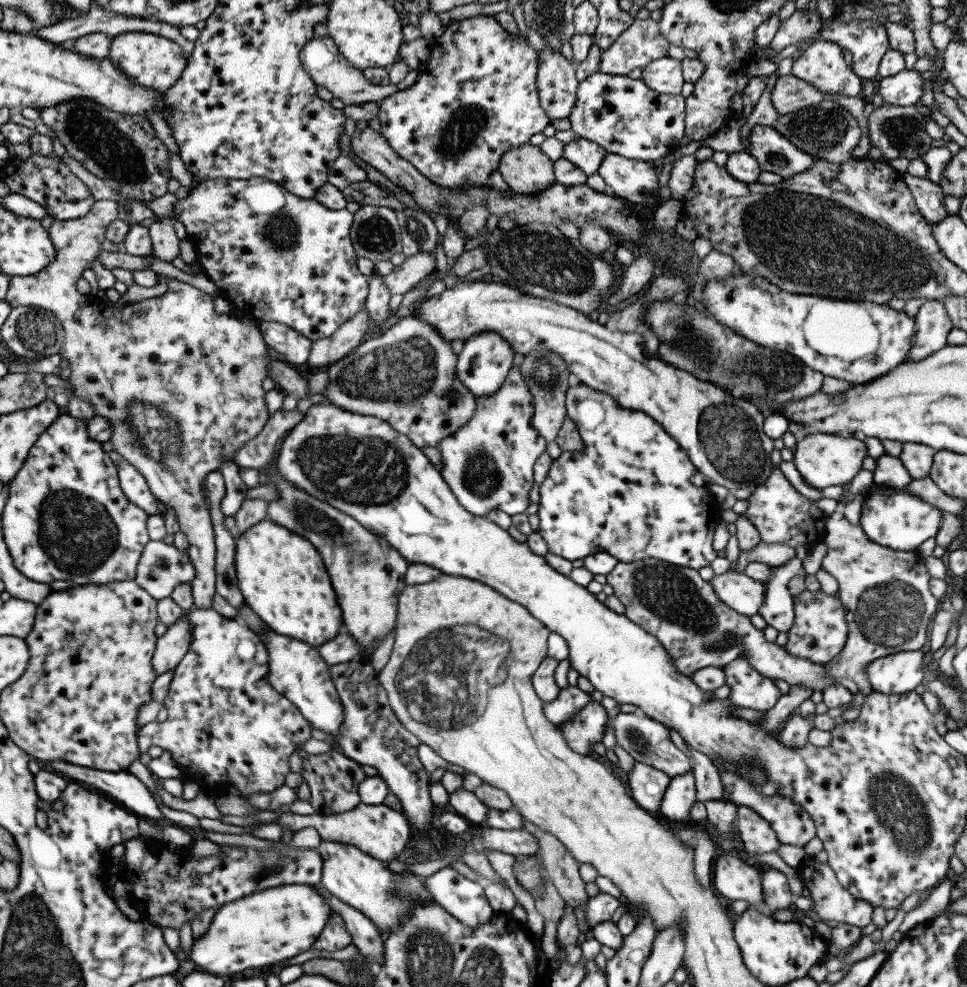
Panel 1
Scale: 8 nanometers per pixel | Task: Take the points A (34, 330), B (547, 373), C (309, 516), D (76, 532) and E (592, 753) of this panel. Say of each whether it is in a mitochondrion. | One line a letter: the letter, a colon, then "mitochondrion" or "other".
A: mitochondrion
B: mitochondrion
C: mitochondrion
D: mitochondrion
E: other

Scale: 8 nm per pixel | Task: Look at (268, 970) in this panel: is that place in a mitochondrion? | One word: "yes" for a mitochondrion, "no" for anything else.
no

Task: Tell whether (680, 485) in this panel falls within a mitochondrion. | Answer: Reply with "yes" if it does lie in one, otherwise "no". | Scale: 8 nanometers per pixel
no

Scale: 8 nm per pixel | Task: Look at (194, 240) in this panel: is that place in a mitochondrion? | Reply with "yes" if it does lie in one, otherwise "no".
no

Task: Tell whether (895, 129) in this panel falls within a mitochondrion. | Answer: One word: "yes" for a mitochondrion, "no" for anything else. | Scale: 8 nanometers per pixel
yes

